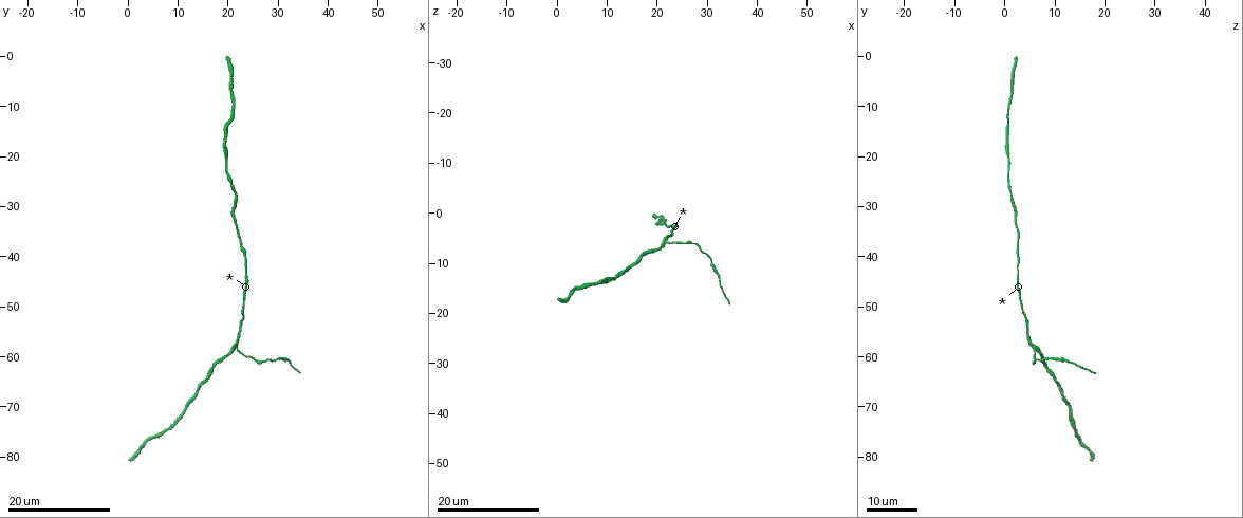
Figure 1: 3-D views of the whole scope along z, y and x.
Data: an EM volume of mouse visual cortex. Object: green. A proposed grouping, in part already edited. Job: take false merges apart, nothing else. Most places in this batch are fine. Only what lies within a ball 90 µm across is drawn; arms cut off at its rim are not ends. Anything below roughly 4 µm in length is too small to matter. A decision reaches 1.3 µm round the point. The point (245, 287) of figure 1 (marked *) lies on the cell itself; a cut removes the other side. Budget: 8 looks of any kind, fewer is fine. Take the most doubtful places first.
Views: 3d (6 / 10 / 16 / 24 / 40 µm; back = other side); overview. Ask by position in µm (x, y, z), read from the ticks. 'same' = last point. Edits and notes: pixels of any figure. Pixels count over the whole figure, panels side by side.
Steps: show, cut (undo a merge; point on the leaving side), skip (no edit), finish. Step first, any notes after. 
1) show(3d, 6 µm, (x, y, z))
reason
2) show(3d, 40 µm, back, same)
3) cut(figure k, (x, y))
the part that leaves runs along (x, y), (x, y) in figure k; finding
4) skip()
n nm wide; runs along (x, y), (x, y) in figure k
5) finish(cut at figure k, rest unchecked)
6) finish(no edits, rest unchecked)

show(3d, 16 µm, (21.0, 58.0, 6.5))
three arms meet

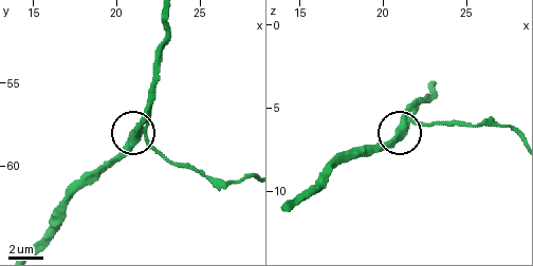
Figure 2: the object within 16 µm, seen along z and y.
show(3d, 6 µm, (21.3, 58.2, 6.1))

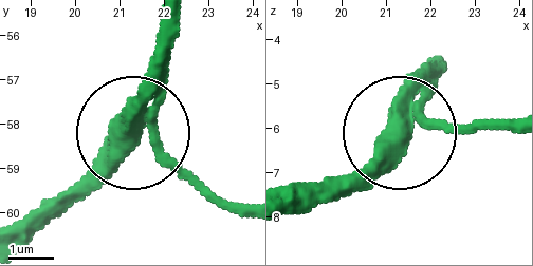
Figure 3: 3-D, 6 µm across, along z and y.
skip()
runs along (176, 26), (138, 125), (218, 204) in figure 3; continuous, no second cell

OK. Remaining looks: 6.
show(3d, 24 µm, (32.0, 61.5, 12.5))
sudden change in width

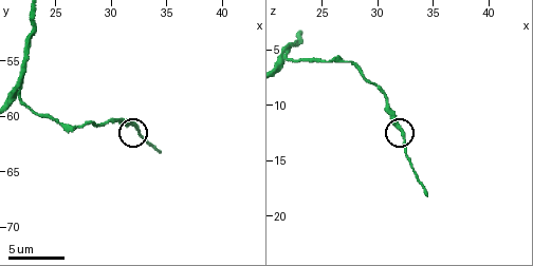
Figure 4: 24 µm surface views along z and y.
show(3d, 10 µm, (32.2, 60.8, 12.6))

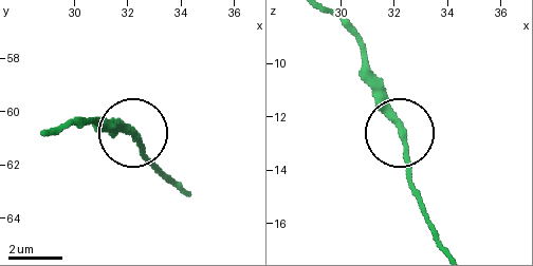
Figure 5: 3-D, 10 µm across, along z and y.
skip()
240 nm wide; runs along (339, 22), (357, 42), (362, 76), (399, 131), (415, 196) in figure 5; continuous, no second cell

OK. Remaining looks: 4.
show(3d, 6 µm, (27.6, 60.8, 6.2))
a narrow waist

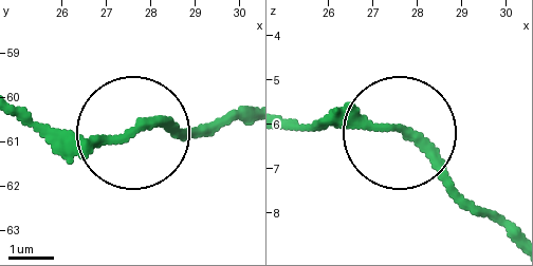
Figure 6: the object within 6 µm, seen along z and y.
show(3d, 6 µm, back, (27.45, 60.80, 6.15))
other side

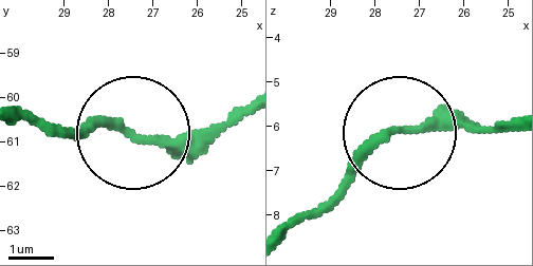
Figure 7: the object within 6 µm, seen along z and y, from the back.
skip()
190 nm wide; one cell here

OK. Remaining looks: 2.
finish(no edits, rest unchecked)

